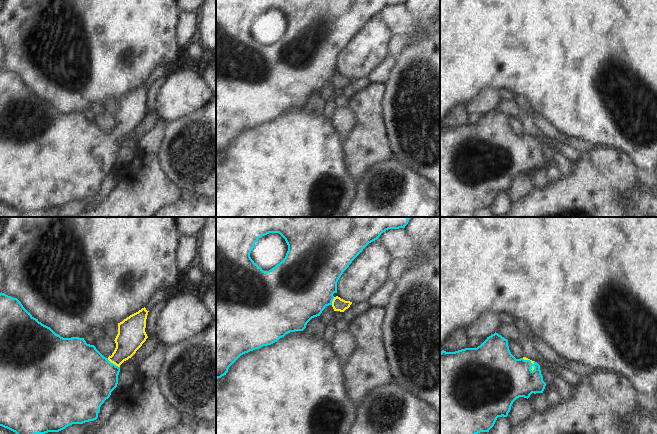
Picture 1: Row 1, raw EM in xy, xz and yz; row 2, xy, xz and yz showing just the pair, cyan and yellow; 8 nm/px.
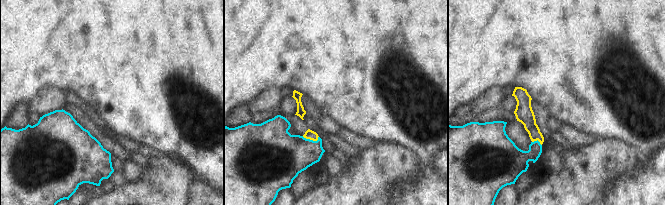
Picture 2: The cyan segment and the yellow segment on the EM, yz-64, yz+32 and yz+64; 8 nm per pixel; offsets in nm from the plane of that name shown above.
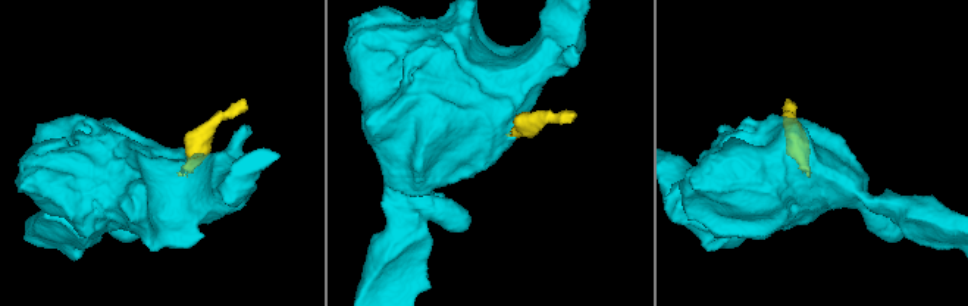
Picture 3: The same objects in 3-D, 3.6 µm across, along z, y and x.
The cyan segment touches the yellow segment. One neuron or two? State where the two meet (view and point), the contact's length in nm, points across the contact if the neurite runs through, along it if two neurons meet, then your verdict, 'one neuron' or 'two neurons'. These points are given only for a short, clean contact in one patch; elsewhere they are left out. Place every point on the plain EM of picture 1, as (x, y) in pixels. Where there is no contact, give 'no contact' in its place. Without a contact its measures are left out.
meets cyan in xy at (112, 139); contact 130 nm long; runs through xy (85, 154), (99, 151), (112, 139), (125, 125), (130, 114); one neuron

